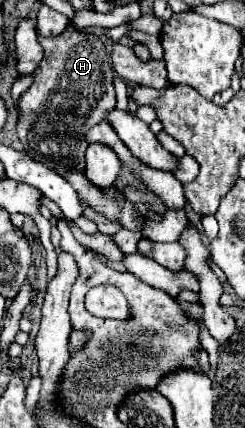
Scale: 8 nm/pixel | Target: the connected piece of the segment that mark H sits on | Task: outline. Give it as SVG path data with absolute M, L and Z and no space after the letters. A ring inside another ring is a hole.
M66 29L60 37L44 39L40 37L40 45L44 47L44 59L38 69L32 73L34 81L30 89L20 97L20 119L18 119L18 137L24 145L24 151L42 165L56 165L56 169L84 169L84 153L88 143L84 141L84 133L104 119L104 113L116 107L116 93L112 85L112 69L108 51L96 33L84 33Z

